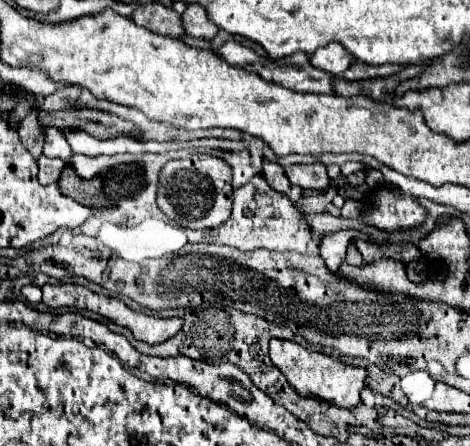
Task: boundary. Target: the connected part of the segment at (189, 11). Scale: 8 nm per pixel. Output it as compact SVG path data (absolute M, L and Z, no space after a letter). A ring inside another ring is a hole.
M187 5L183 13L183 25L187 35L197 39L213 39L219 31L219 27L209 19L207 9L203 9L201 5Z

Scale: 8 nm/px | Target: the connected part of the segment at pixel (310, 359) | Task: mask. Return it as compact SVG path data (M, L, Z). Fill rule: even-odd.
M271 339L271 361L273 365L285 375L289 385L303 397L317 397L323 401L329 401L343 409L355 409L361 403L361 389L365 387L367 371L363 367L351 367L345 365L339 359L333 359L321 351L309 351L295 341L283 341L283 339Z

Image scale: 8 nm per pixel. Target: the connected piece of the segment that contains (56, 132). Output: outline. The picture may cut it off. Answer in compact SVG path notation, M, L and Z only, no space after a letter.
M47 127L47 129L45 129L43 155L47 155L47 157L59 157L61 161L69 163L69 159L71 159L71 149L69 149L69 143L67 143L67 139L65 139L63 129L57 129L57 127Z

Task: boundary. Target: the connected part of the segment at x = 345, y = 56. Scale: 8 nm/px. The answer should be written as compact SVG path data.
M335 43L319 47L315 51L315 55L311 55L311 63L317 69L323 69L335 77L339 77L343 71L347 71L353 61L355 61L355 57L351 57L351 53L347 53L341 45L335 45Z

